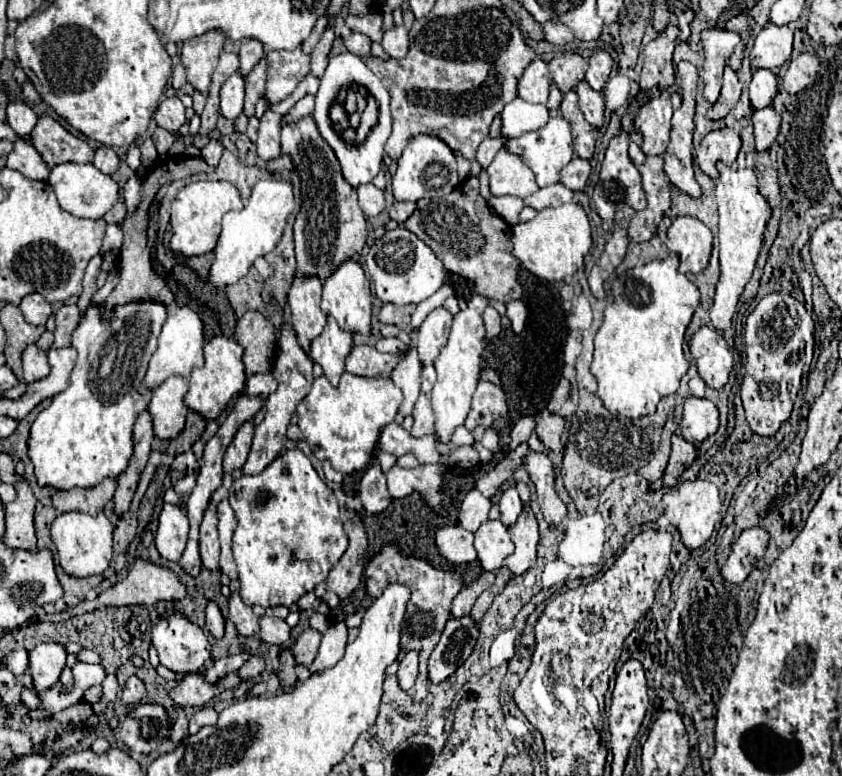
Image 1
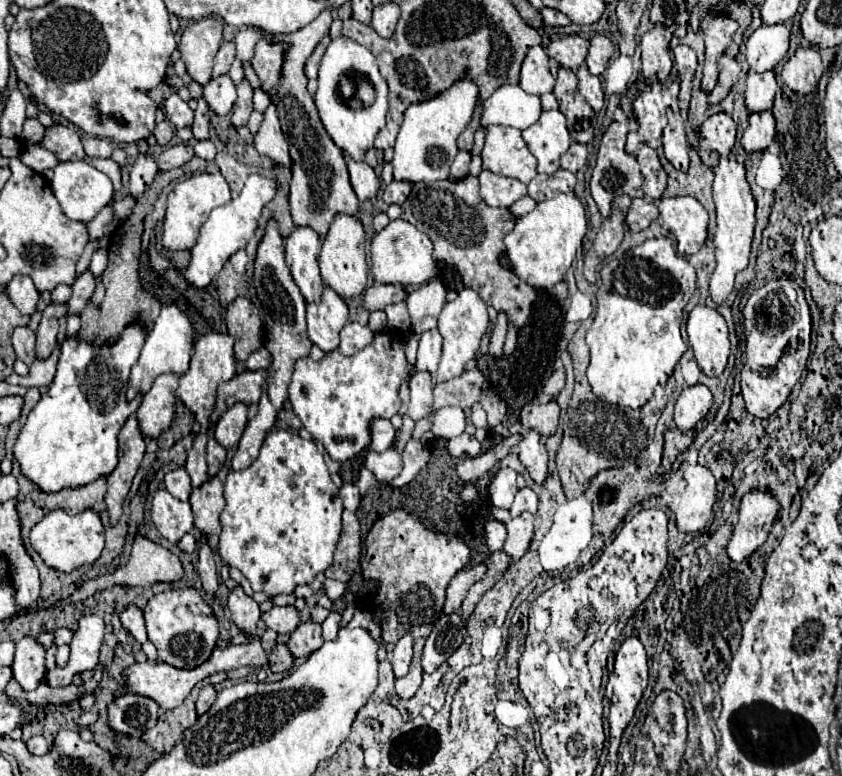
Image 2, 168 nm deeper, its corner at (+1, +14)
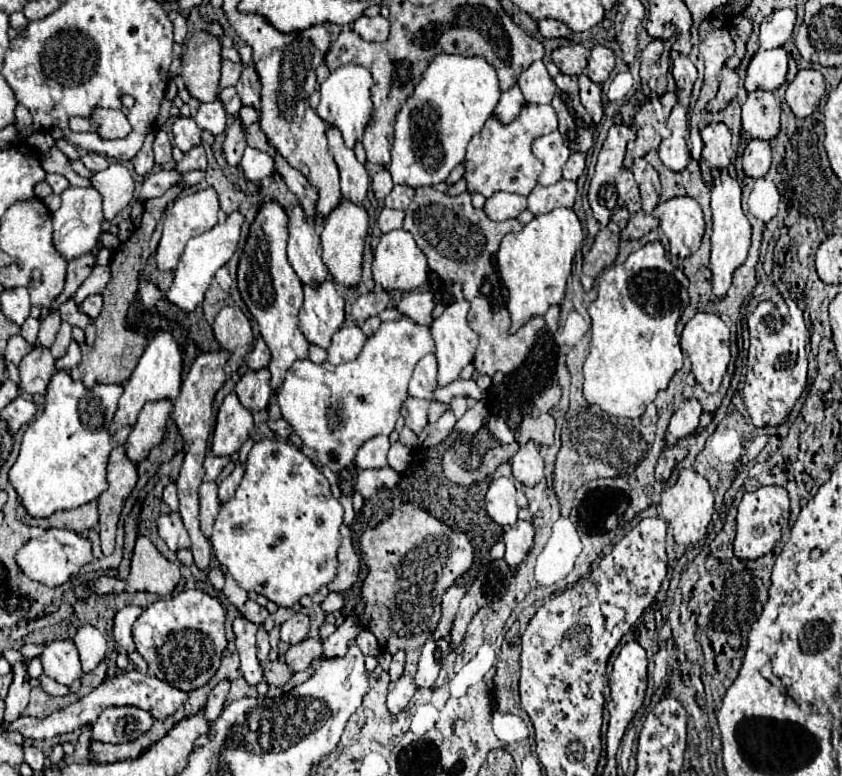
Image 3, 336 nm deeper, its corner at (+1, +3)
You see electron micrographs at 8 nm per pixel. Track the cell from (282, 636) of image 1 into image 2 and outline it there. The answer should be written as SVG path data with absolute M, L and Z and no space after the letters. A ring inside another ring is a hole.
M272 606L268 612L262 614L262 620L268 628L276 630L278 634L290 634L300 624L300 612L294 606Z

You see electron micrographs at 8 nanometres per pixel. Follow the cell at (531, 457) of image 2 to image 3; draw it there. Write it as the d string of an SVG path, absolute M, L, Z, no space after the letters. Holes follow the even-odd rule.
M534 441L522 445L510 463L514 479L524 483L526 487L534 487L544 477L544 459L540 457Z

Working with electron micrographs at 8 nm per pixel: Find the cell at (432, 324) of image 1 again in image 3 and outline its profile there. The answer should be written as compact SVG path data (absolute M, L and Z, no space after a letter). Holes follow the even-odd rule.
M428 353L424 355L414 369L414 375L410 379L410 389L408 393L412 397L420 397L420 399L432 399L434 391L436 391L436 373L438 373L438 363L436 363L436 355Z

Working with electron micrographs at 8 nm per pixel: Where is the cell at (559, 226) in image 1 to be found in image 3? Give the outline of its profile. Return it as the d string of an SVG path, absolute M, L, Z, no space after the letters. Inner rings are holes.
M568 207L554 209L546 215L534 217L520 233L510 233L502 239L496 253L498 271L508 287L506 309L512 317L510 331L516 331L534 315L544 315L550 305L560 305L566 291L566 281L572 271L572 261L580 249L584 231L576 213Z

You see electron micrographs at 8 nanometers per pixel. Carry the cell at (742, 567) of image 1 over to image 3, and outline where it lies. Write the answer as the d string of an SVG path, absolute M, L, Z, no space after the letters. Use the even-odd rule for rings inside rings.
M760 487L758 491L744 493L740 505L738 505L738 529L734 539L734 555L744 561L754 561L766 553L770 553L780 539L782 521L790 515L790 501L788 493L782 487Z

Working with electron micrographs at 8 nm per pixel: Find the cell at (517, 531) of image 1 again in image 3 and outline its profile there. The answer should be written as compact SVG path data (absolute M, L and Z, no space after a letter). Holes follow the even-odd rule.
M518 521L504 533L504 543L506 543L504 561L510 567L516 567L526 559L532 547L532 537L534 537L534 527L532 523L526 523L526 521Z

